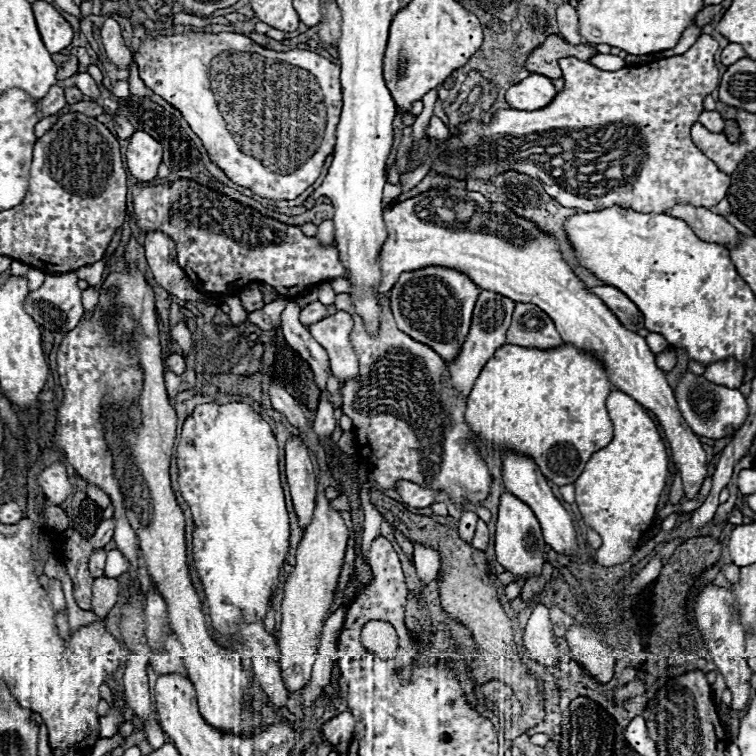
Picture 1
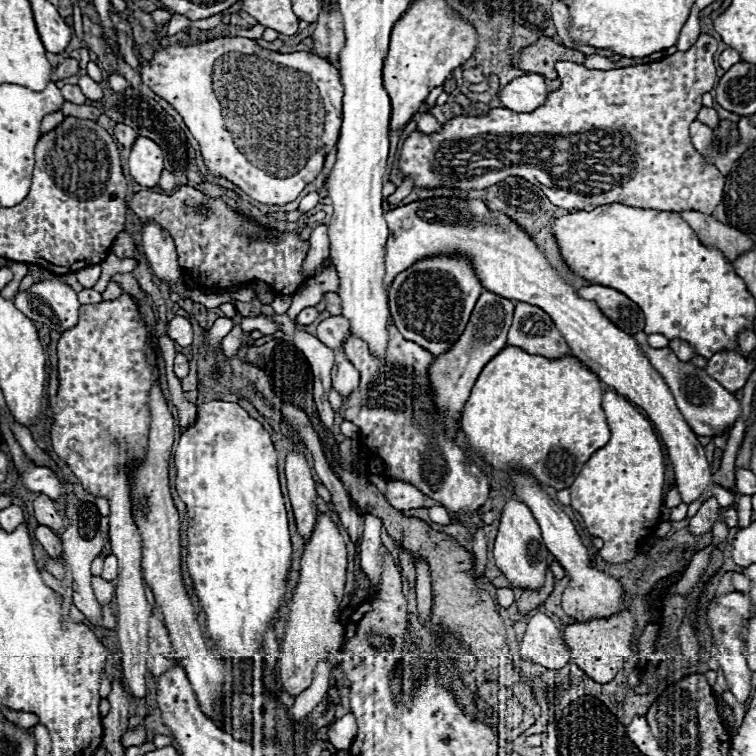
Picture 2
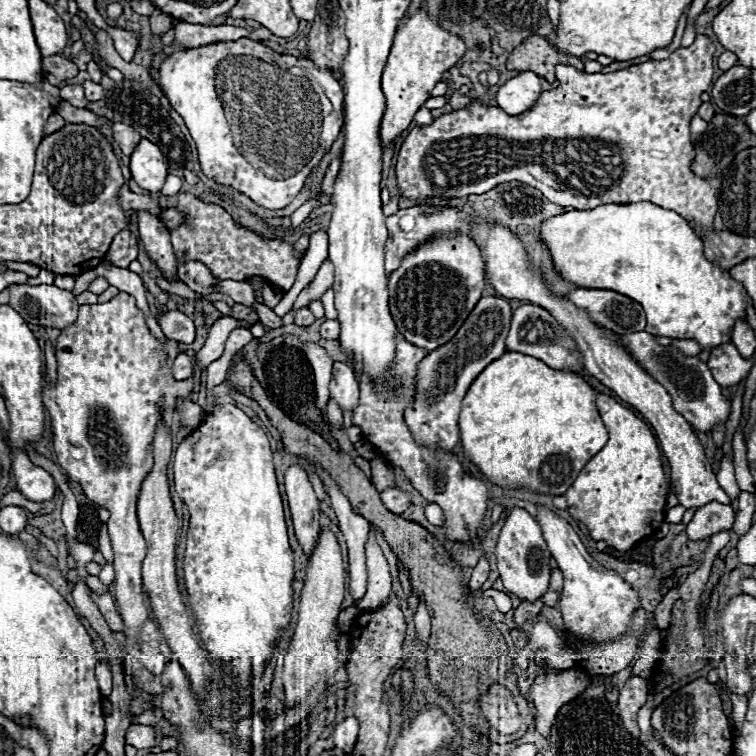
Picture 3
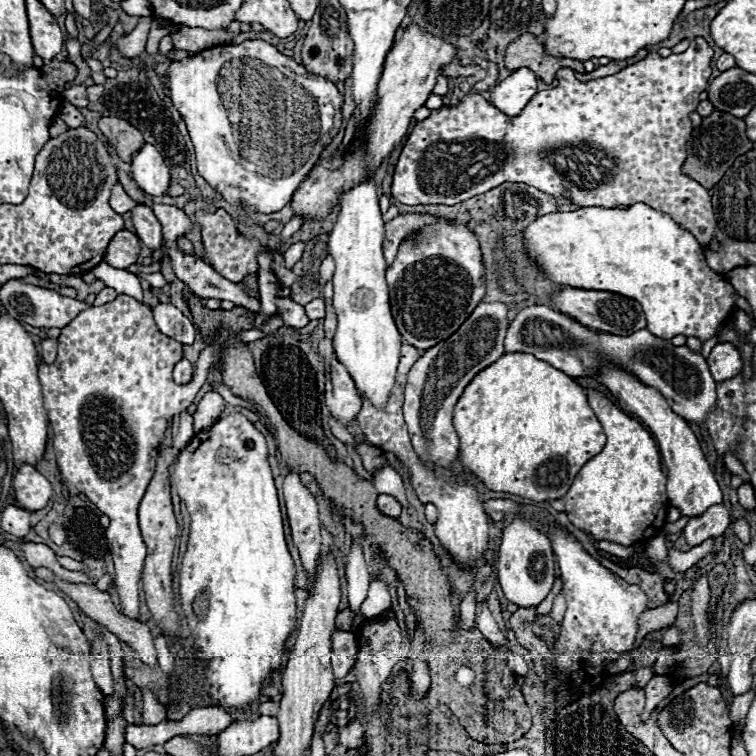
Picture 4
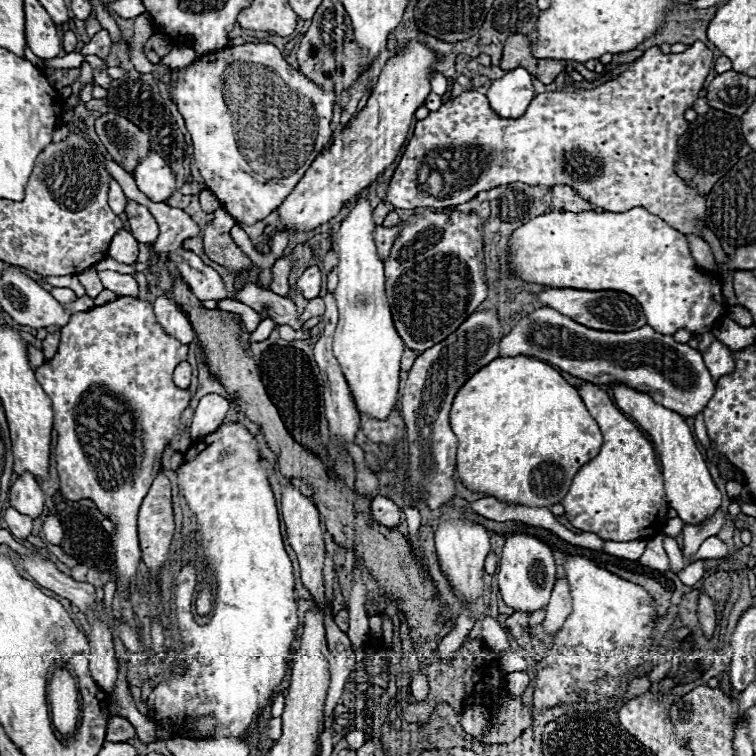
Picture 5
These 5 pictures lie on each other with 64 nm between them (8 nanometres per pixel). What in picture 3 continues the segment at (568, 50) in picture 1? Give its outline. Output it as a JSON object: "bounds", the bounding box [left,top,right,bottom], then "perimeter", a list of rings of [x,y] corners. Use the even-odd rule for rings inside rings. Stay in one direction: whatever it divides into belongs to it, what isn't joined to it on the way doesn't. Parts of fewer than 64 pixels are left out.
{"bounds":[506,36,584,82],"perimeter":[[[528,36],[520,46],[516,46],[508,60],[506,68],[508,70],[524,70],[528,68],[530,72],[536,72],[538,76],[546,78],[548,82],[554,82],[554,68],[556,64],[568,64],[578,70],[584,68],[582,60],[576,56],[564,56],[552,48],[550,42],[546,42],[544,36]]]}

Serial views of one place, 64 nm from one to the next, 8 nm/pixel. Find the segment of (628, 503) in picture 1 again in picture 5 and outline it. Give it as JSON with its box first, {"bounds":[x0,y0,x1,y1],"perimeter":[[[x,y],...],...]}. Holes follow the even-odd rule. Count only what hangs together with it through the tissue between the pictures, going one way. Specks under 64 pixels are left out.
{"bounds":[562,382,668,542],"perimeter":[[[584,382],[576,390],[600,426],[604,442],[600,454],[584,464],[574,476],[570,490],[562,500],[566,510],[564,516],[572,526],[584,532],[596,532],[602,540],[612,542],[630,542],[660,534],[666,524],[668,500],[664,496],[664,480],[650,440],[614,406],[608,392],[590,382]]]}

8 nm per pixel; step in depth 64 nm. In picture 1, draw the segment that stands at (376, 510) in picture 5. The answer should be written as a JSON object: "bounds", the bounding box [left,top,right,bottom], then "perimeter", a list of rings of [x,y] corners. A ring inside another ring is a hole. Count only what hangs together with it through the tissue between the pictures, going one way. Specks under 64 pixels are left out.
{"bounds":[394,480,438,508],"perimeter":[[[406,480],[396,482],[394,492],[398,496],[398,502],[402,502],[404,506],[412,506],[412,508],[432,506],[432,500],[438,494],[436,490],[428,490],[428,488],[422,488],[422,486],[418,486],[414,482],[406,482]]]}

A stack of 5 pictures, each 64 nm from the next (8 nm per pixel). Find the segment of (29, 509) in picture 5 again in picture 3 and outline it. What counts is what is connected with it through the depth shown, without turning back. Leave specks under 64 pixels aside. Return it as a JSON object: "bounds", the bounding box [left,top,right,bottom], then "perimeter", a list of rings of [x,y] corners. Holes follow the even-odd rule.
{"bounds":[14,452,56,502],"perimeter":[[[14,452],[14,476],[16,476],[16,488],[20,494],[30,502],[44,502],[50,500],[56,492],[52,476],[30,462],[30,458],[22,452]]]}

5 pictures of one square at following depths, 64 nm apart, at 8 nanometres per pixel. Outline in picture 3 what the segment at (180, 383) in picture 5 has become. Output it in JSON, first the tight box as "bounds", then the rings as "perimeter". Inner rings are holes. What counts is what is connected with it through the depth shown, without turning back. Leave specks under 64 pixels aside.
{"bounds":[174,354,194,380],"perimeter":[[[180,354],[178,360],[174,362],[174,378],[176,380],[188,380],[192,376],[192,370],[194,370],[194,364],[192,360],[186,356],[186,354]]]}

